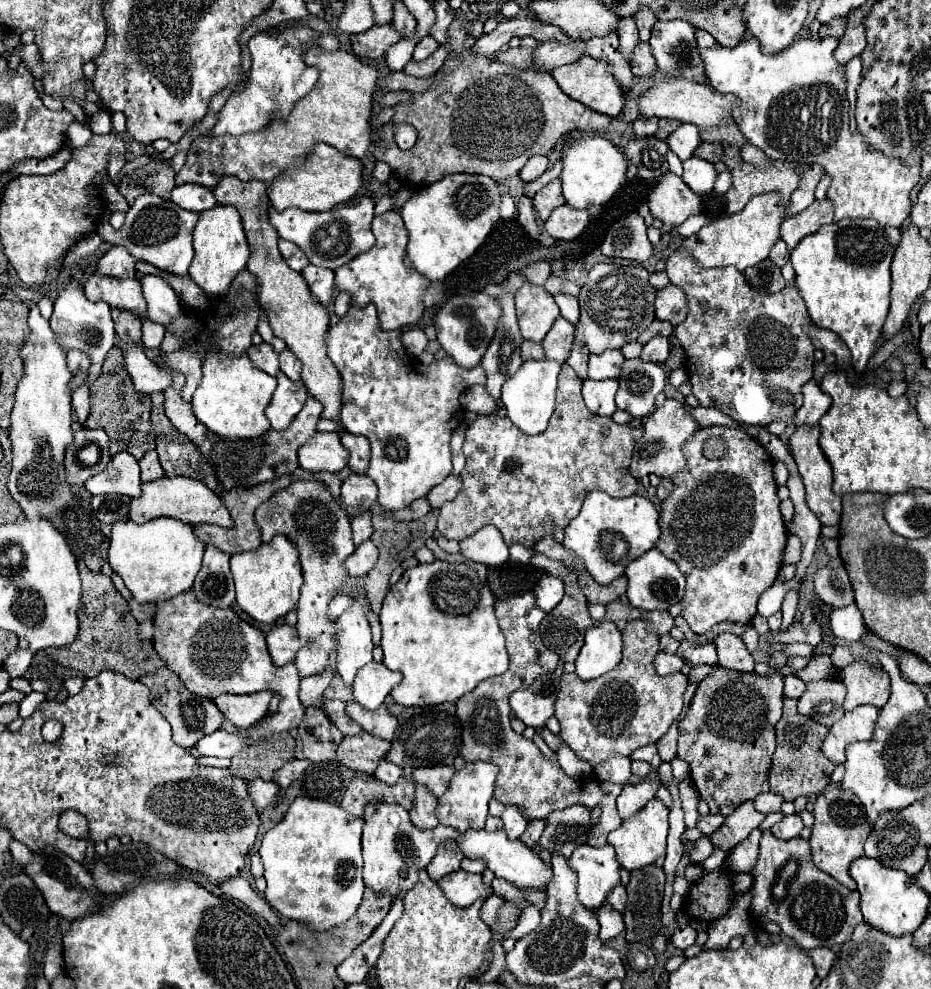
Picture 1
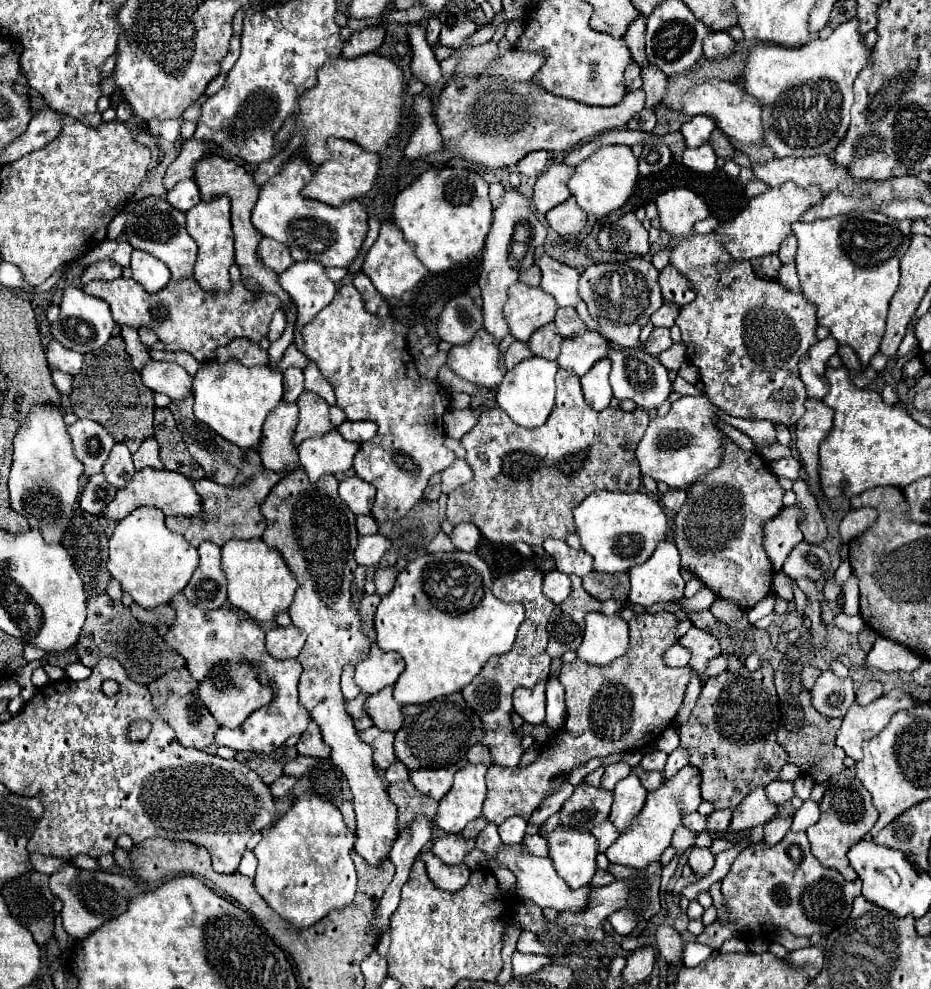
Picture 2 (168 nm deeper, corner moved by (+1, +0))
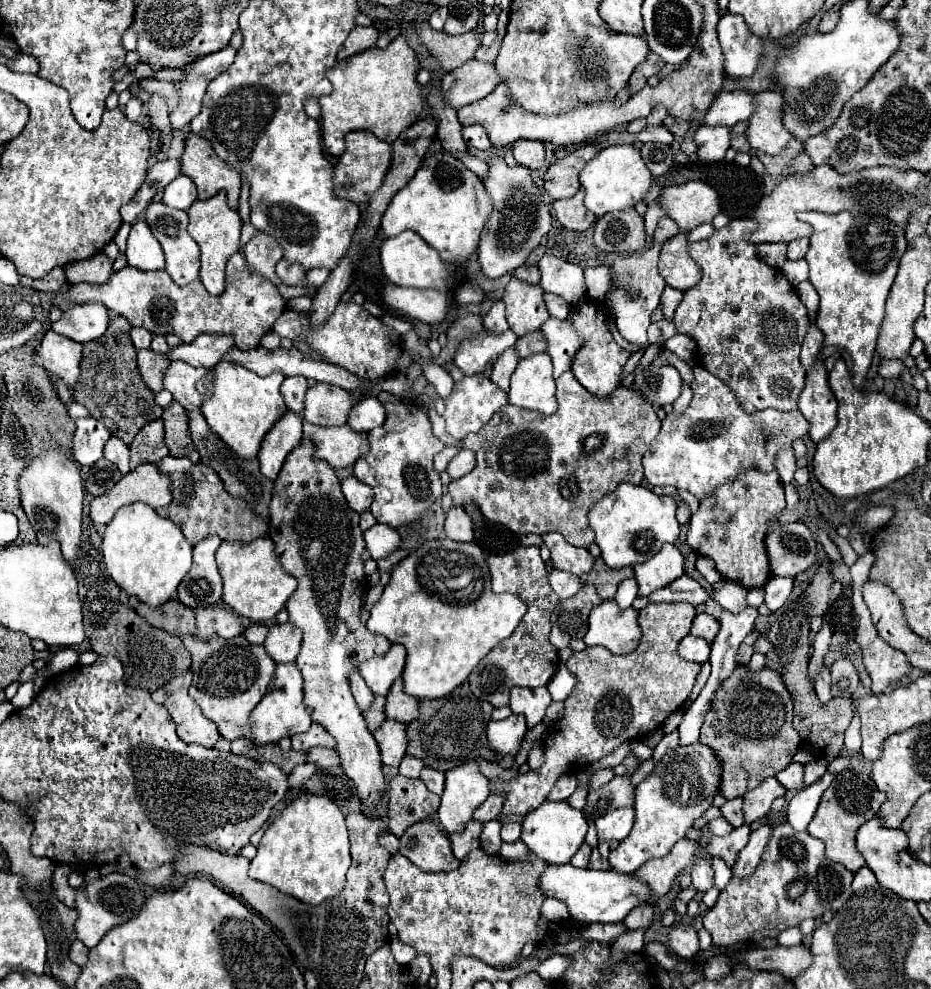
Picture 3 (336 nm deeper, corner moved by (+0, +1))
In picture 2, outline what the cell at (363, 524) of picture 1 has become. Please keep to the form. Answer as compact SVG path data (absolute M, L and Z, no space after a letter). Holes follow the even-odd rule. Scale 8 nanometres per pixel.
M363 514L363 516L357 516L357 530L361 536L367 536L367 534L377 534L379 526L371 514Z

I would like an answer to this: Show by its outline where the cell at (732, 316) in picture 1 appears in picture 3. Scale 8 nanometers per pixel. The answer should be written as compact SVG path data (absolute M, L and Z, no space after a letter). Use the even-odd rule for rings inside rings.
M734 219L712 237L688 245L690 257L702 267L702 279L696 287L684 293L684 299L674 315L674 325L678 333L684 333L696 341L698 363L734 391L746 413L770 407L778 411L792 411L798 407L806 377L806 369L802 367L798 355L810 319L796 289L786 281L782 271L764 265L756 255L756 247L748 243L754 225L756 223L752 219Z

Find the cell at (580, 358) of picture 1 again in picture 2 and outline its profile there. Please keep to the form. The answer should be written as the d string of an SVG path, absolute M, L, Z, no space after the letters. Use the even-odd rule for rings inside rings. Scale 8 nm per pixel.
M559 308L555 314L555 326L561 336L573 336L581 332L581 328L587 328L575 308Z

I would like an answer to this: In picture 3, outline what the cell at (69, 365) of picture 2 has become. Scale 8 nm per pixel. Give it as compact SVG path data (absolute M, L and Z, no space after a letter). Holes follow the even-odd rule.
M48 331L42 337L38 355L40 355L42 367L48 373L64 379L70 387L76 383L78 373L80 373L80 369L78 369L80 357L82 357L82 345L80 343L66 339L54 331Z

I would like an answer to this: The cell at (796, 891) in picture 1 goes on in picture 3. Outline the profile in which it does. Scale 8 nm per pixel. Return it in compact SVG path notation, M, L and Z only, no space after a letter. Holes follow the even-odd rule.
M790 823L774 825L770 843L756 871L746 879L730 879L716 905L704 915L704 929L718 947L733 948L739 943L757 942L764 937L777 938L784 929L796 927L804 919L820 919L826 911L836 913L842 909L852 895L852 877L854 875L840 863L826 859L822 841L808 833L794 831Z

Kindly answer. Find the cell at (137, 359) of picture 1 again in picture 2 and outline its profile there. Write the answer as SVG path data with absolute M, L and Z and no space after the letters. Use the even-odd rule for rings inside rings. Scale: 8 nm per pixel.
M151 360L141 370L141 378L145 380L147 388L151 388L153 392L167 394L173 402L185 400L185 396L193 390L193 376L187 374L185 368L175 362Z

